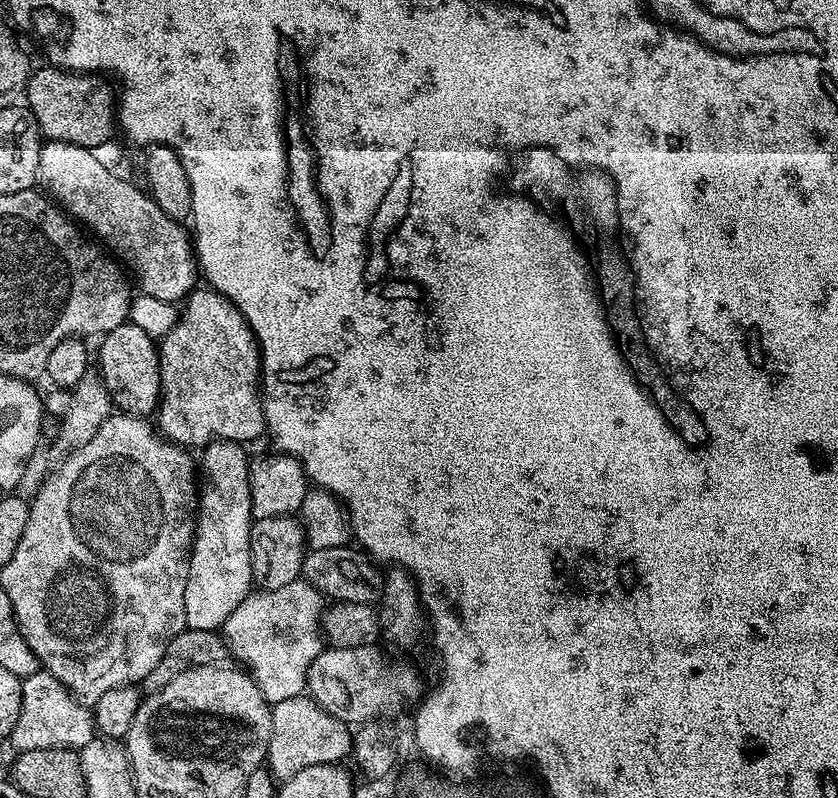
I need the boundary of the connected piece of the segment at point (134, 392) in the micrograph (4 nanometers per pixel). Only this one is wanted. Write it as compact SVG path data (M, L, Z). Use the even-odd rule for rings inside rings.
M125 322L122 326L105 332L99 344L100 365L98 365L98 371L104 380L106 390L112 396L113 405L121 413L130 416L151 417L157 411L160 398L160 357L157 341L148 336L144 330L140 330L138 326L131 322Z

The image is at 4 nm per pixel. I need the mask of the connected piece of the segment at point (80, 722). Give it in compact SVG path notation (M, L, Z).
M38 671L22 680L22 710L10 737L17 753L26 750L51 748L85 748L97 735L94 712L89 705L81 704L58 678L46 671Z

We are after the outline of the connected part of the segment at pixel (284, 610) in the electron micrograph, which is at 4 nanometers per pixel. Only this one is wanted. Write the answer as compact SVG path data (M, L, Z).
M301 578L278 590L249 591L224 624L222 635L231 655L237 656L241 665L248 664L244 666L269 704L294 698L305 691L308 668L326 647L322 635L325 607L326 597Z

